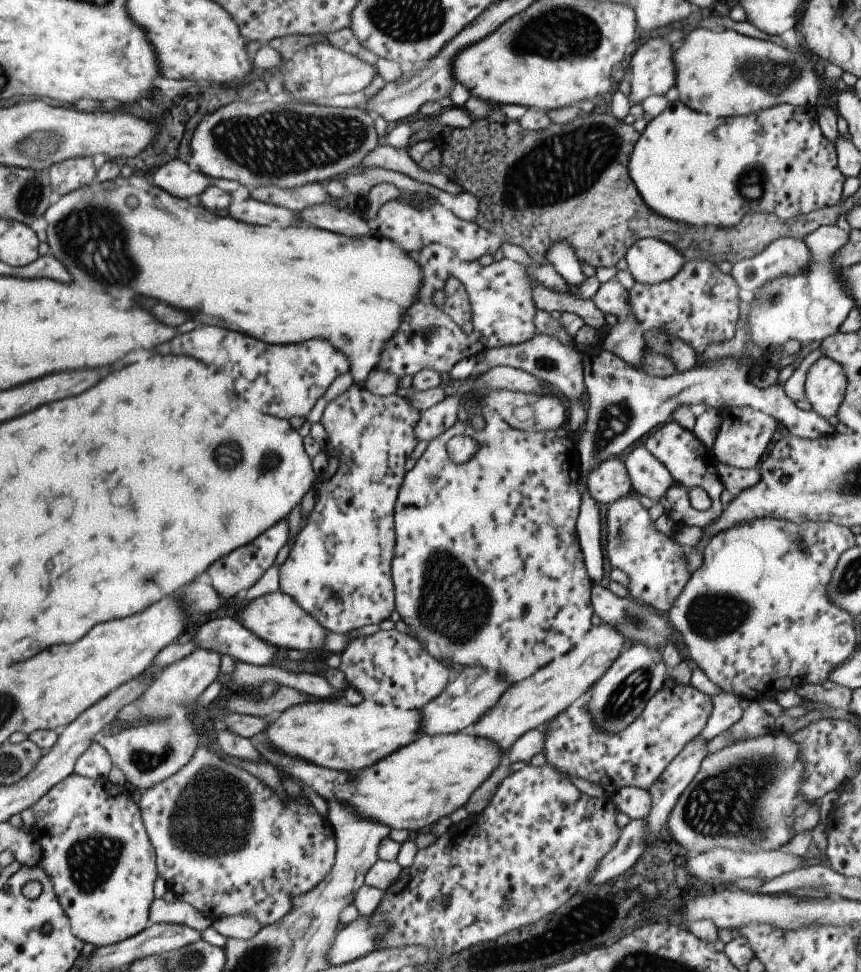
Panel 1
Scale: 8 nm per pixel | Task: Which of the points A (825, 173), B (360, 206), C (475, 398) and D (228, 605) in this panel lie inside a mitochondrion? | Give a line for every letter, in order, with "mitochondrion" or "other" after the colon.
A: other
B: other
C: other
D: other

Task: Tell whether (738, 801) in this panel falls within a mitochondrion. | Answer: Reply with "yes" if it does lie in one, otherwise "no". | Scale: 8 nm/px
yes

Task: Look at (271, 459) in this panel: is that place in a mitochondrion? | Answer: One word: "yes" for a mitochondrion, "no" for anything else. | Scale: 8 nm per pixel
yes

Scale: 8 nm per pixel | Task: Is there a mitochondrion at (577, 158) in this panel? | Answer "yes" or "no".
yes

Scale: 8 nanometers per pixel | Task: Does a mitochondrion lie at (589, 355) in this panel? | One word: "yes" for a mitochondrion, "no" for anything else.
no

